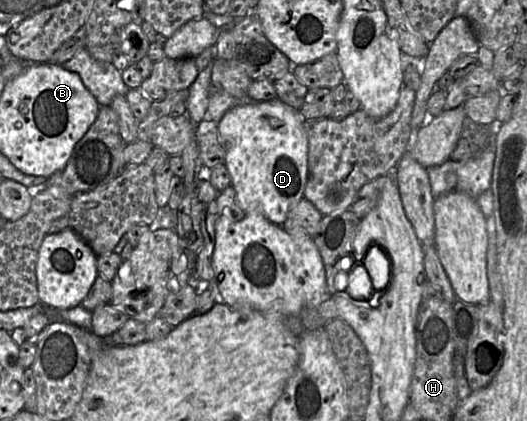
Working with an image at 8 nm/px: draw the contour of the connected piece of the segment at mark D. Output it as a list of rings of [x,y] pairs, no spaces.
[[[278,98],[234,106],[218,122],[218,133],[238,205],[245,212],[259,211],[272,224],[282,225],[289,211],[304,198],[308,180],[308,138],[299,110]]]

